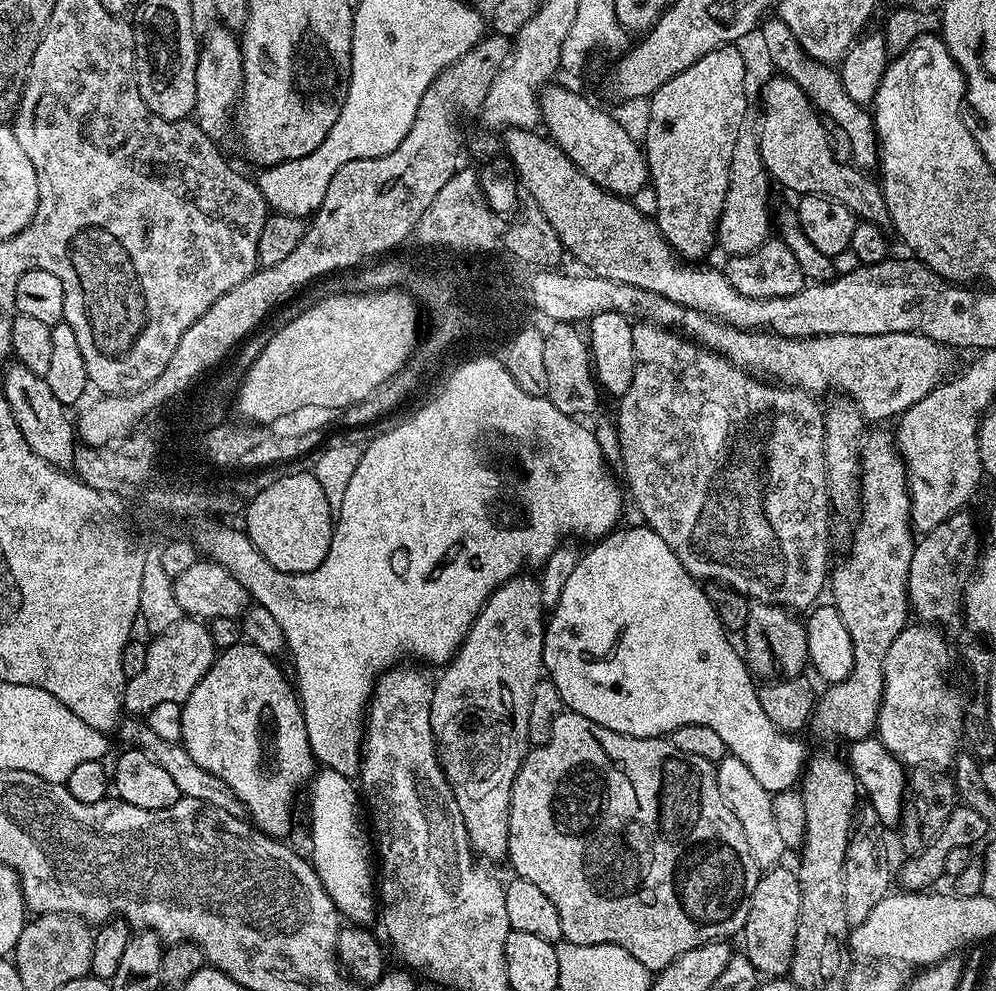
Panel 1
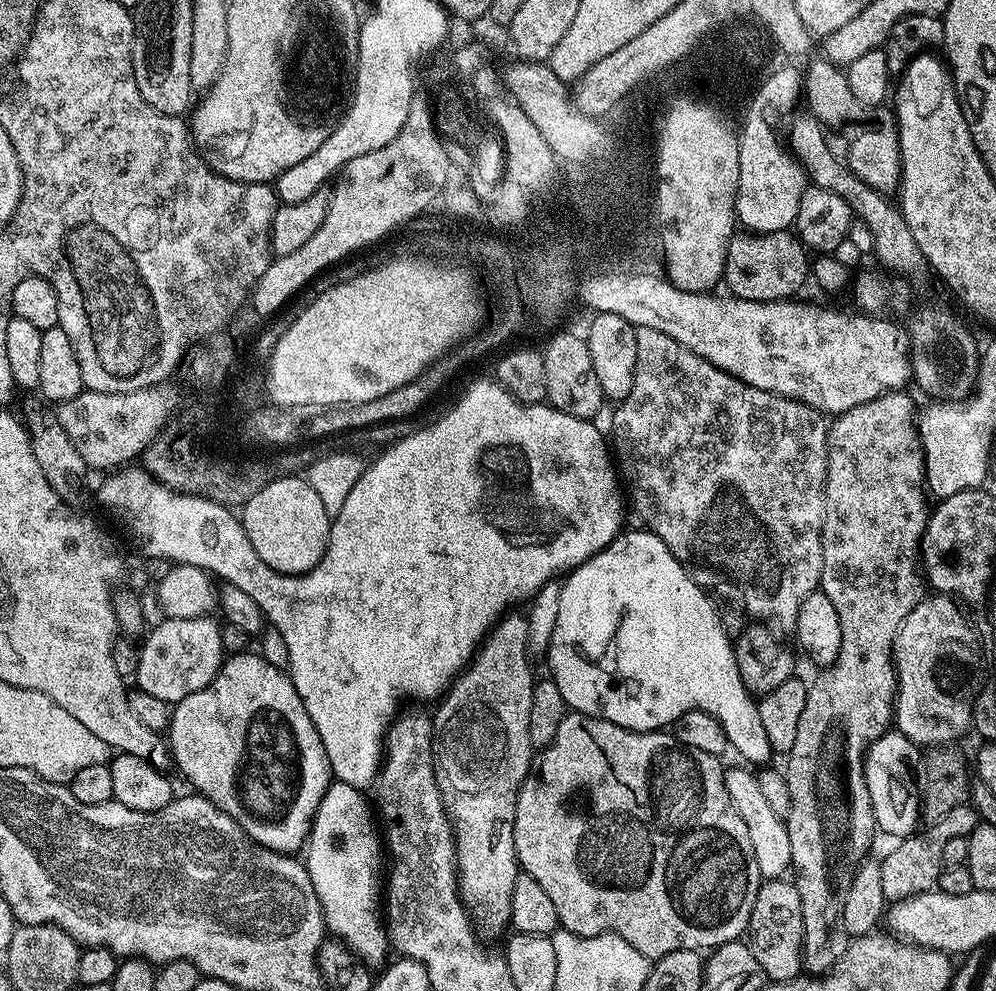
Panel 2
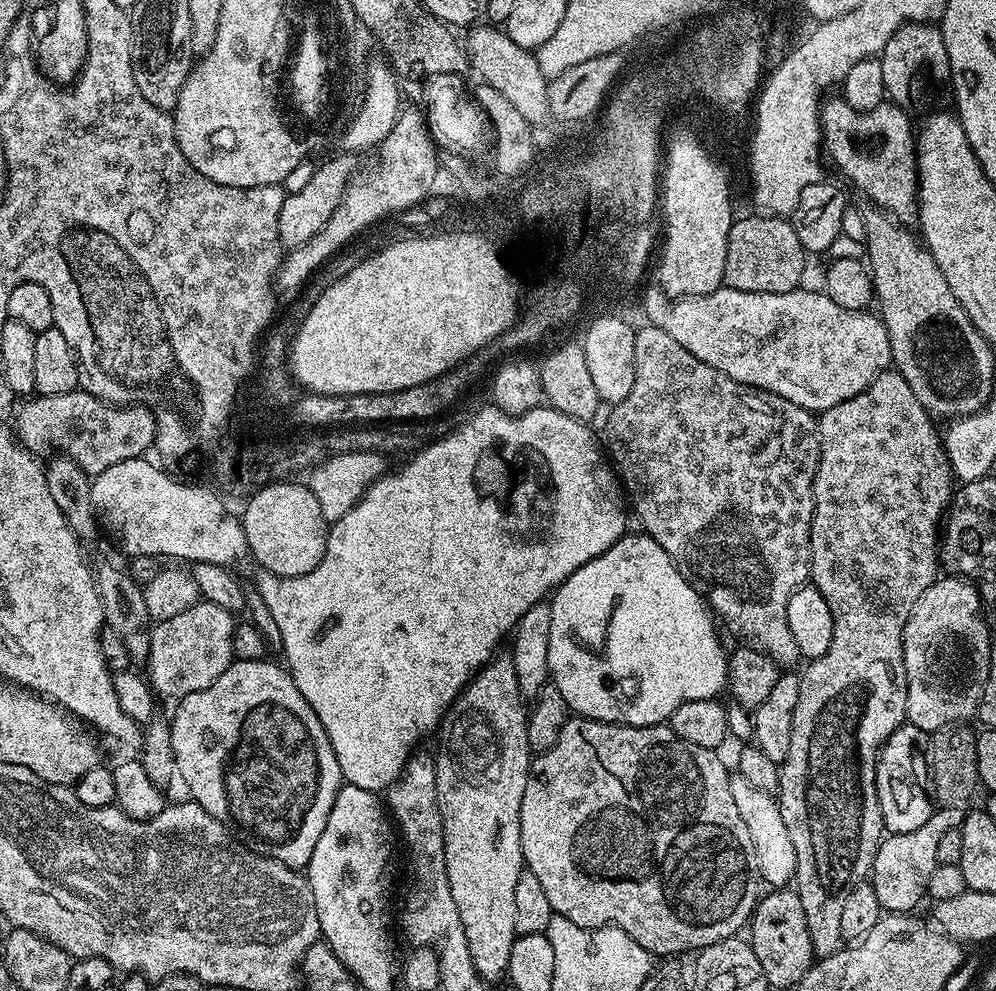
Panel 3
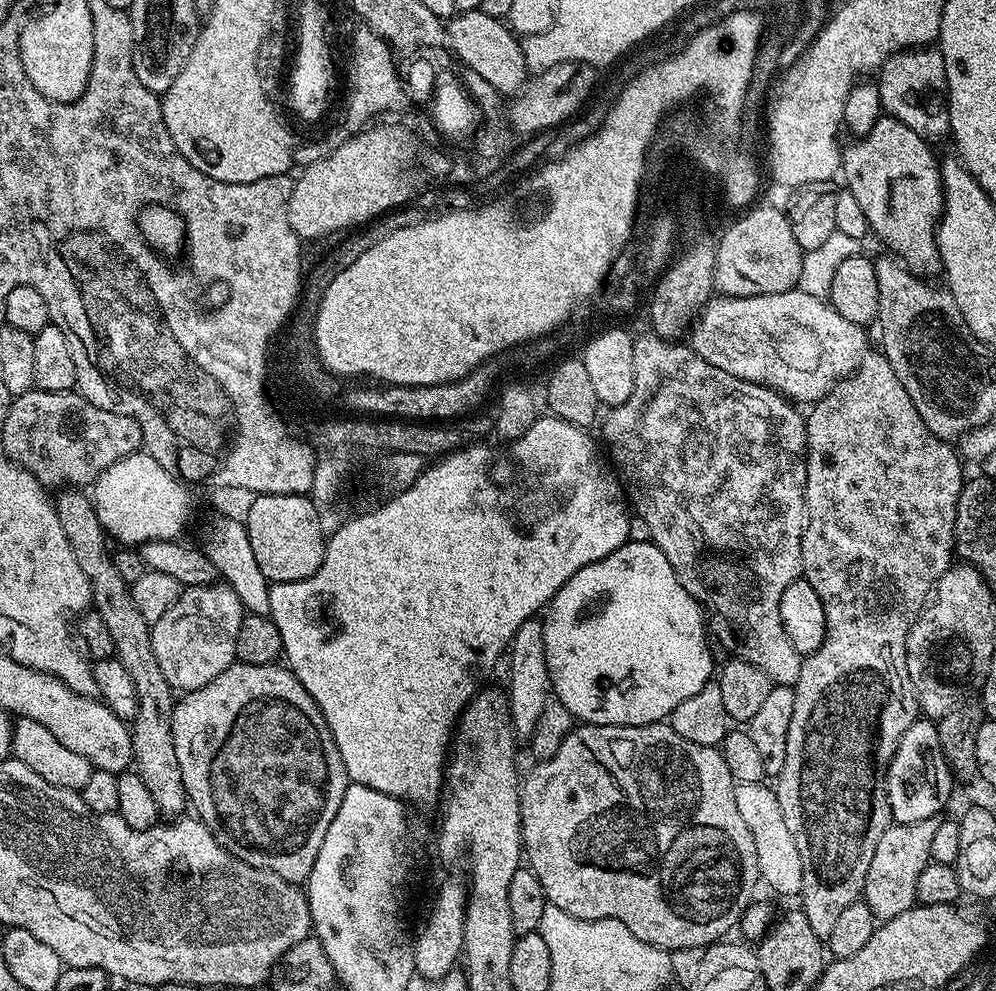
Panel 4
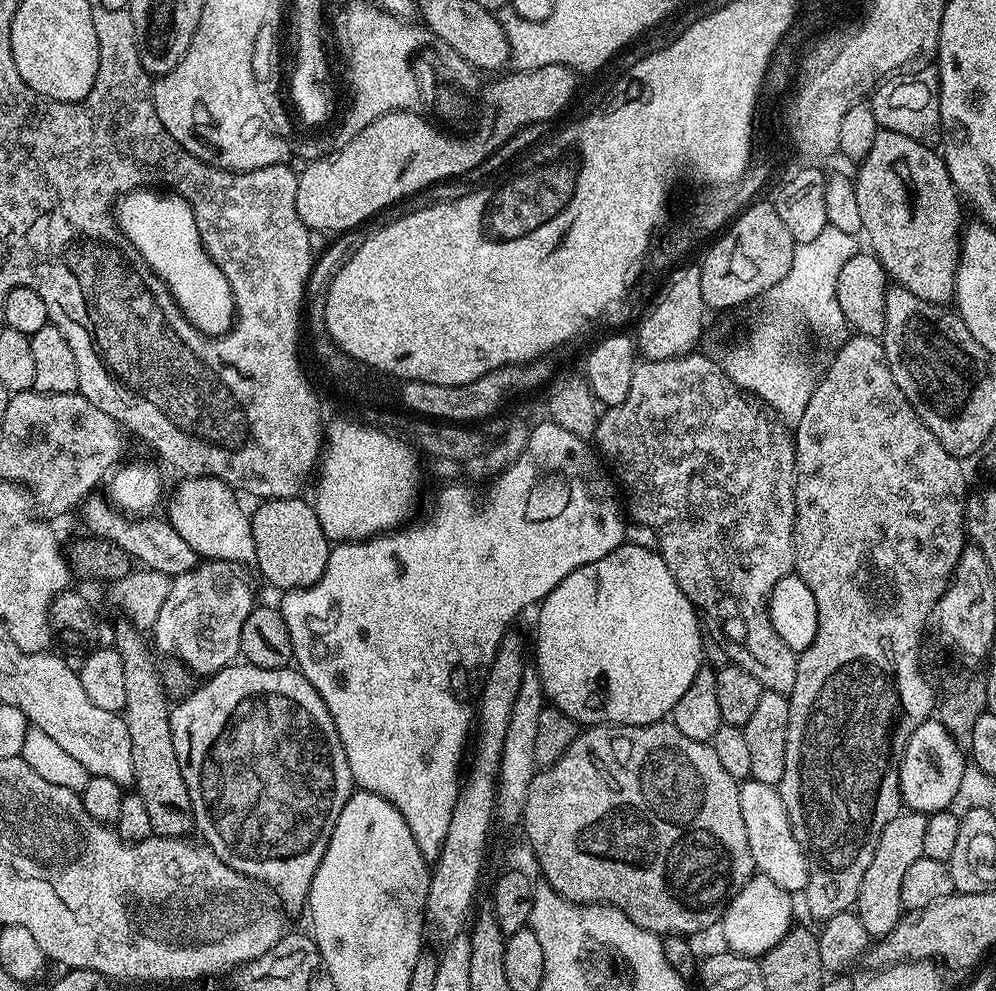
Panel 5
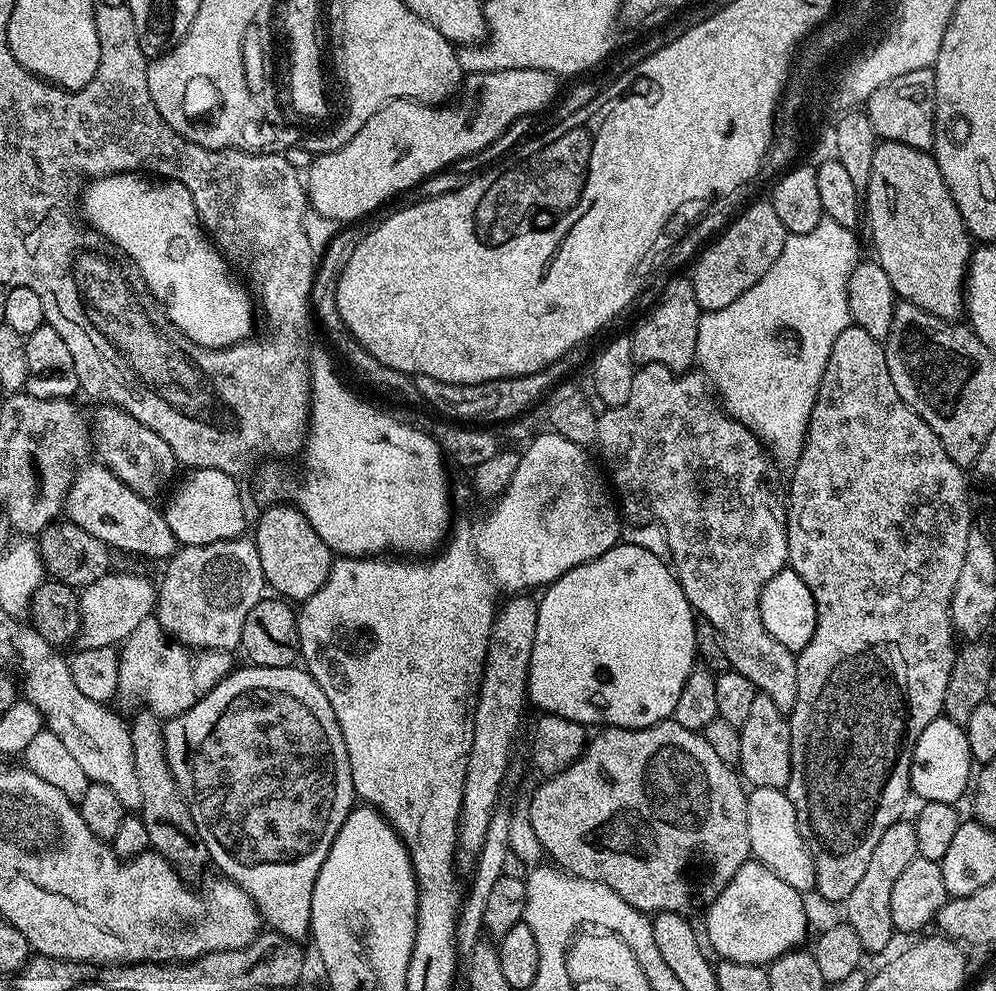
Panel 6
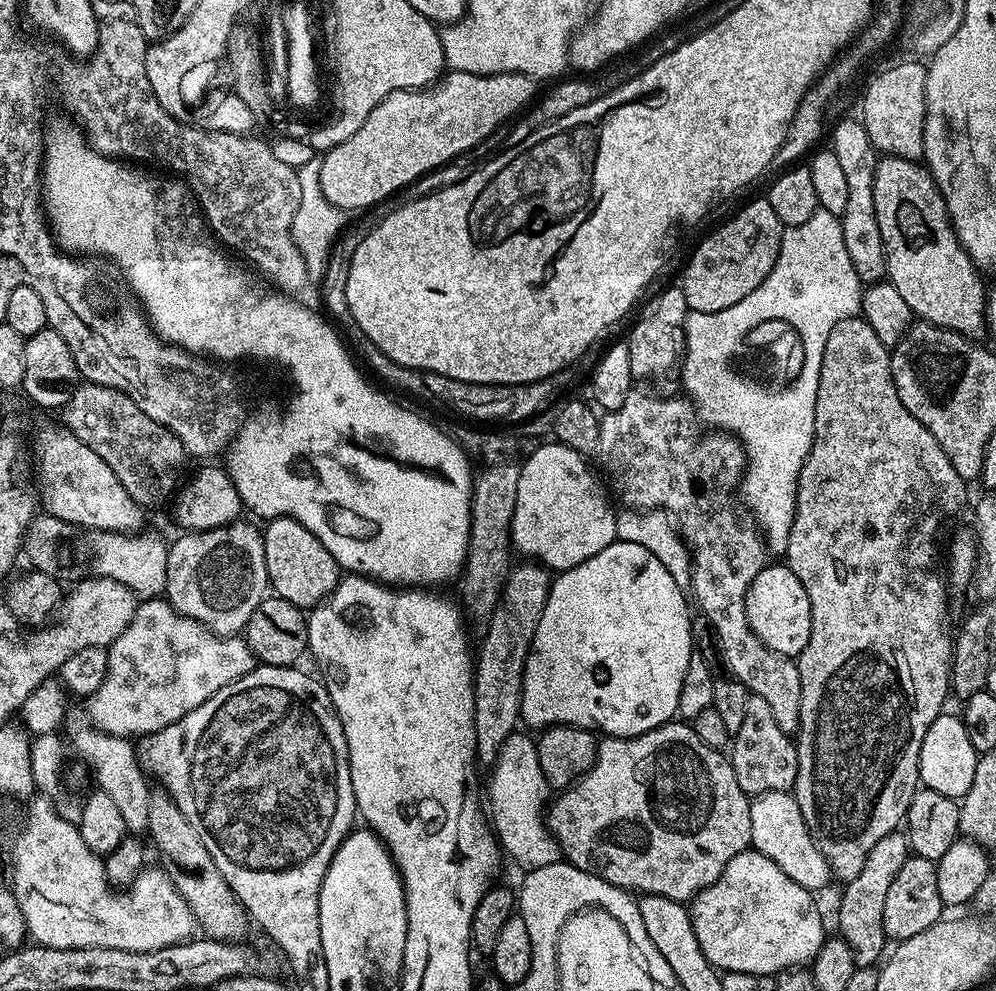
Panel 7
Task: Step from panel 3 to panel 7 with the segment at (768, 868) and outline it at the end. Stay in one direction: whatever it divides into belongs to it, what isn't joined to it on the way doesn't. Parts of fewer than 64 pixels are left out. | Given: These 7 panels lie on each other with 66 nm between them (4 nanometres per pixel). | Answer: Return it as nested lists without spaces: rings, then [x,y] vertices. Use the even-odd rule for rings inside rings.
[[[791,791],[767,792],[761,796],[753,796],[750,800],[750,834],[751,847],[757,852],[766,854],[782,871],[790,874],[798,886],[809,890],[824,888],[828,880],[833,879],[832,869],[828,867],[826,858],[818,850],[814,838],[808,833],[806,822],[802,818],[802,810],[798,810],[798,802]]]

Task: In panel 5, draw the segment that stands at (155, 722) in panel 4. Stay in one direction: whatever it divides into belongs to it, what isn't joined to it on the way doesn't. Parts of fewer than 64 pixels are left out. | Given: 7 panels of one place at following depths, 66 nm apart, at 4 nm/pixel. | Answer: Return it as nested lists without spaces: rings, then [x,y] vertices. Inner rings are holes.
[[[120,618],[112,628],[111,643],[122,658],[122,670],[126,674],[126,706],[122,715],[126,722],[126,730],[130,730],[135,793],[146,802],[146,810],[150,813],[150,826],[155,835],[187,837],[194,828],[190,790],[186,790],[186,778],[182,778],[182,766],[178,766],[178,753],[174,750],[174,734],[170,734],[170,699],[168,700],[170,692],[162,679],[161,669],[159,667],[156,669],[156,664],[152,661],[153,649],[150,647],[149,637],[131,620]]]

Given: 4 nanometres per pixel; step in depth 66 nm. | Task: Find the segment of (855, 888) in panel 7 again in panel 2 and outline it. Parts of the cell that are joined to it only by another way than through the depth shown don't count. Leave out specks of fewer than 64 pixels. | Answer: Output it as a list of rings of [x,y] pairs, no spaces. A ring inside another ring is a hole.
[[[965,802],[954,806],[946,818],[935,821],[932,828],[925,836],[913,834],[901,839],[900,844],[885,860],[879,861],[880,873],[882,874],[882,894],[885,901],[895,902],[898,900],[908,900],[911,896],[917,896],[920,892],[933,891],[940,883],[940,873],[945,867],[944,851],[946,842],[950,842],[959,836],[967,837],[976,828],[978,817],[976,809],[971,803]]]

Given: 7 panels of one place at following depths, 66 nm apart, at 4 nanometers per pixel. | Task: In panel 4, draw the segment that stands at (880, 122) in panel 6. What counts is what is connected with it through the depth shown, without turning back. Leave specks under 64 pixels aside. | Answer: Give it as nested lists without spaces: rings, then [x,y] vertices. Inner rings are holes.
[[[921,46],[894,53],[878,69],[878,83],[880,106],[887,115],[898,118],[898,122],[910,126],[914,134],[929,142],[936,142],[939,136],[949,135],[946,62],[939,47]]]

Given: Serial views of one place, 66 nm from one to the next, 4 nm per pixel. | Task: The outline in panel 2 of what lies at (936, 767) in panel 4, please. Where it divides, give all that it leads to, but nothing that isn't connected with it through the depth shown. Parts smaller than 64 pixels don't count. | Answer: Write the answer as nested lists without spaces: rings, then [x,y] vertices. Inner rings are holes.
[[[889,730],[883,736],[879,736],[869,746],[868,753],[864,755],[864,777],[866,786],[870,790],[877,829],[882,830],[883,835],[885,832],[888,836],[896,836],[895,838],[907,838],[913,835],[917,831],[916,823],[921,823],[922,820],[922,808],[918,803],[914,768],[908,765],[908,751],[910,751],[908,739],[895,730]]]

